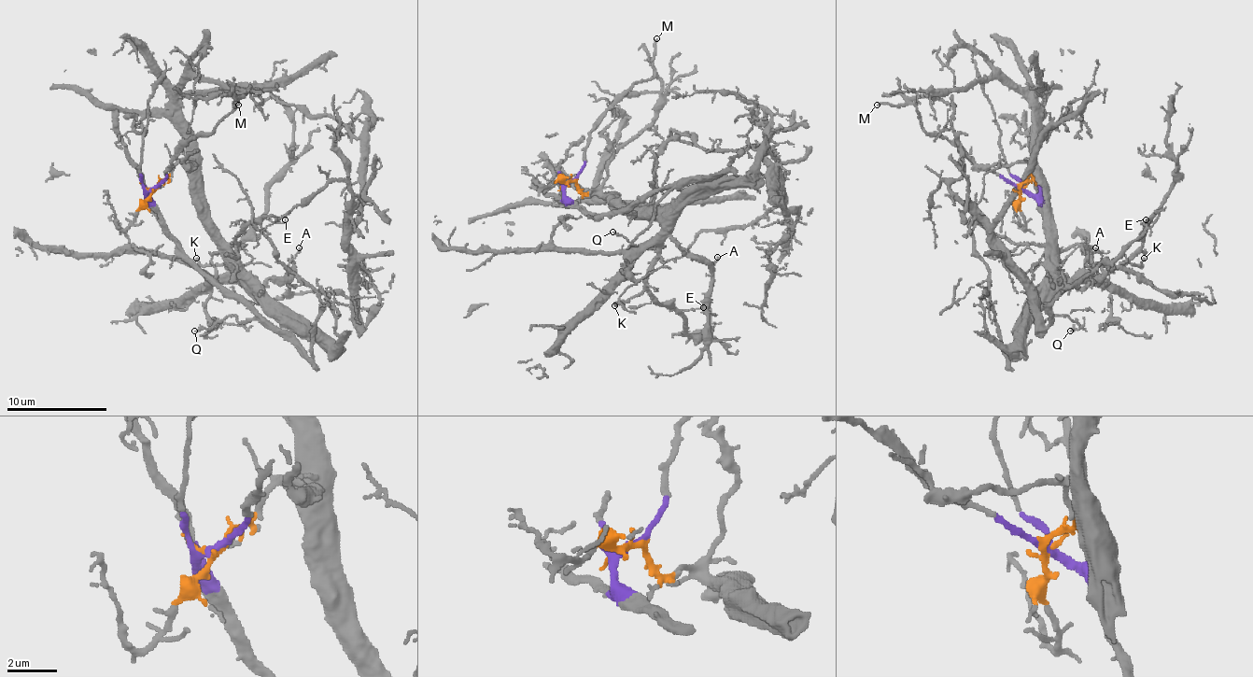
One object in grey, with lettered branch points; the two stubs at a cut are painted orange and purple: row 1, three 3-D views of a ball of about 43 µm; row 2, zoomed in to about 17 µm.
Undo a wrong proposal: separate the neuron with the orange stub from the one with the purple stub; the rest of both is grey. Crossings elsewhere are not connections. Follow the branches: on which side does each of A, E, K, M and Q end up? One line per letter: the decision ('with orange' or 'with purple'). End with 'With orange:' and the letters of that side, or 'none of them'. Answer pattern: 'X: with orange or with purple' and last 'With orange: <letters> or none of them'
A: with orange
E: with orange
K: with orange
M: with purple
Q: with purple
With orange: A, E, K

